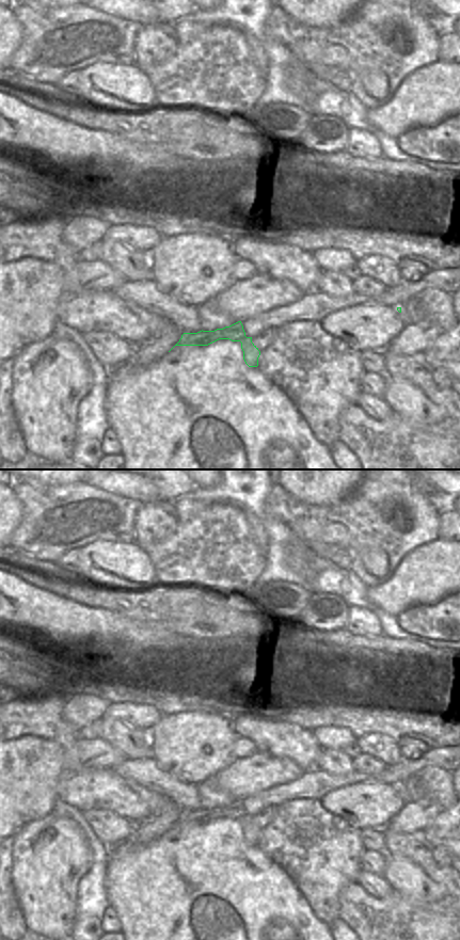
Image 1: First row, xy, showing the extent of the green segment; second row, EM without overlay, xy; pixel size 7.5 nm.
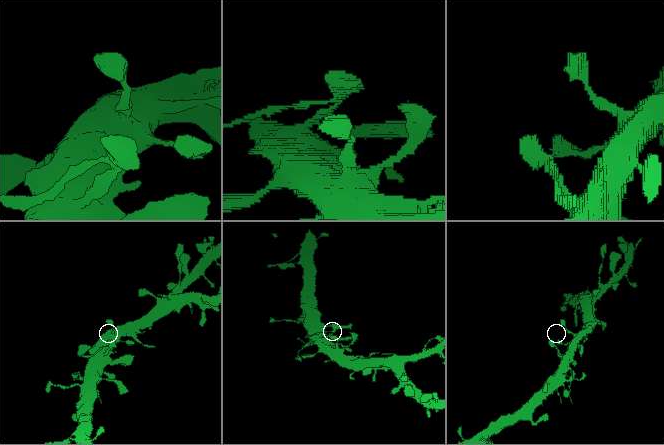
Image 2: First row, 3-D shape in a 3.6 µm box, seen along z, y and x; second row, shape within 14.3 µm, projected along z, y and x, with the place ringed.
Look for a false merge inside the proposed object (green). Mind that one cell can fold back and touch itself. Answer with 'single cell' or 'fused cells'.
single cell

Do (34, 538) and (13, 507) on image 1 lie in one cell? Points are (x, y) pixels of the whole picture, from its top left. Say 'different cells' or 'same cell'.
different cells

